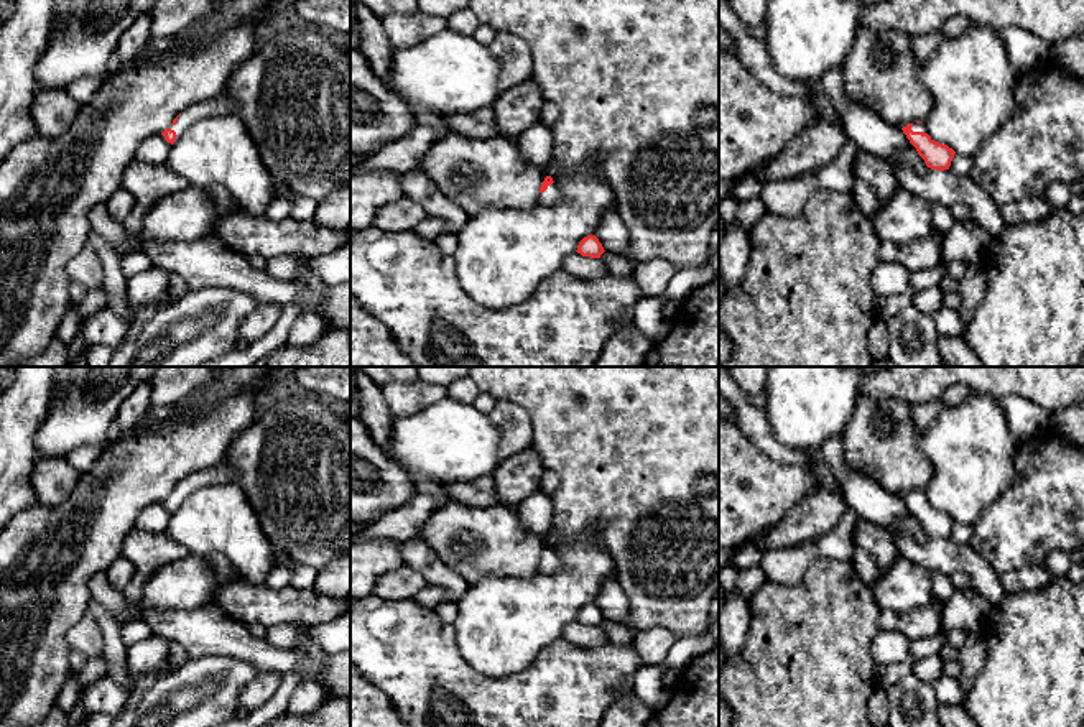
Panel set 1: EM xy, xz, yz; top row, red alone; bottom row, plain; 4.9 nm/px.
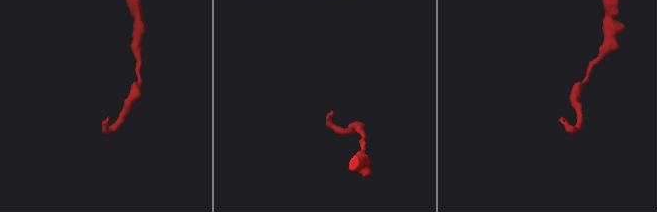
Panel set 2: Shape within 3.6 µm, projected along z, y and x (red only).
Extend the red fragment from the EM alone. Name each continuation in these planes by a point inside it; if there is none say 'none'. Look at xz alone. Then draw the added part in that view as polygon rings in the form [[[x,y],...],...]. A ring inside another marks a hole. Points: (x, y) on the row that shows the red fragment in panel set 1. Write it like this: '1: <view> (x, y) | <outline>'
1: xz (612, 234) | [[[617,209],[607,211],[602,215],[594,235],[605,252],[622,255],[632,263],[637,263],[628,257],[628,229]]]

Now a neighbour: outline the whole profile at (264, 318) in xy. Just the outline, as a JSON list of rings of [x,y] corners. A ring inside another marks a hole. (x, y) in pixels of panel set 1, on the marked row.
[[[271,304],[258,306],[239,327],[239,339],[253,342],[263,337],[280,319],[281,308]]]

